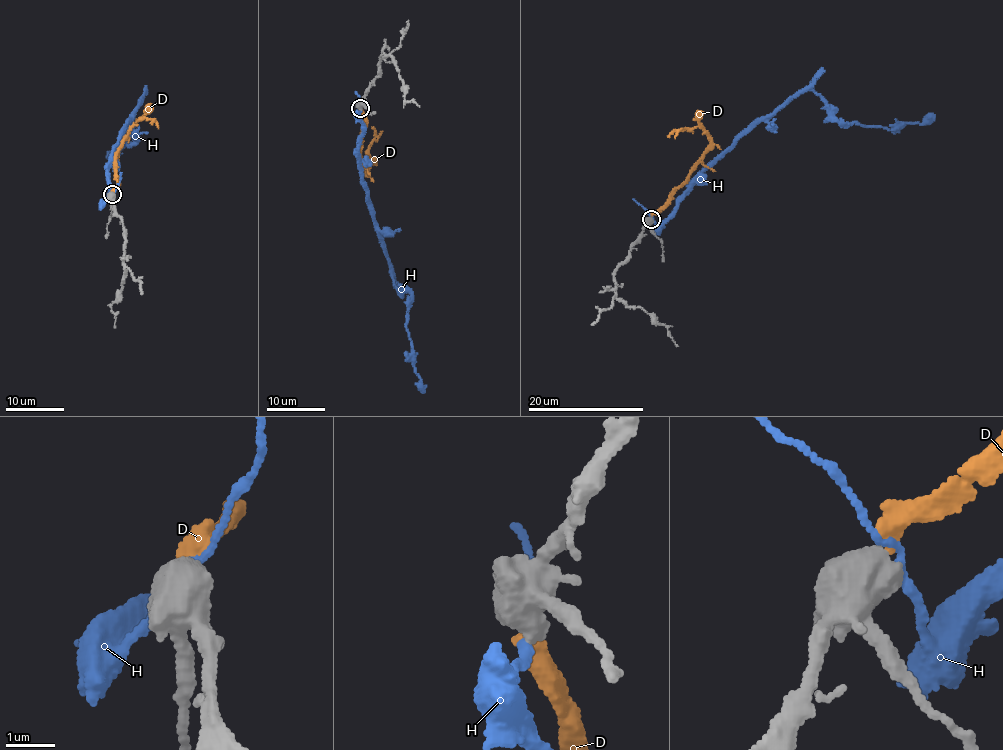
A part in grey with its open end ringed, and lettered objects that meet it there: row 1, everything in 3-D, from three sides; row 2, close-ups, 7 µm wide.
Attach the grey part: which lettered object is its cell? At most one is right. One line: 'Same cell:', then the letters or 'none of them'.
Same cell: none of them

